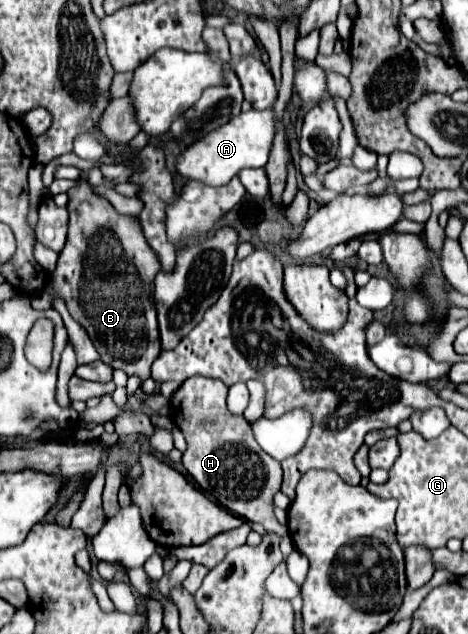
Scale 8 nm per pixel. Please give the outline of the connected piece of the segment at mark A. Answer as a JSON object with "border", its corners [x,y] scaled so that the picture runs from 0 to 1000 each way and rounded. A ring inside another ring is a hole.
{"border":[[[583,172],[524,175],[498,185],[489,194],[472,197],[468,203],[455,203],[451,210],[442,210],[442,216],[429,216],[425,222],[417,222],[408,235],[387,238],[374,251],[374,267],[391,282],[404,282],[404,285],[429,285],[442,292],[489,289],[502,276],[511,276],[515,267],[566,263],[583,229],[588,203],[592,203],[592,194],[588,194]]]}

